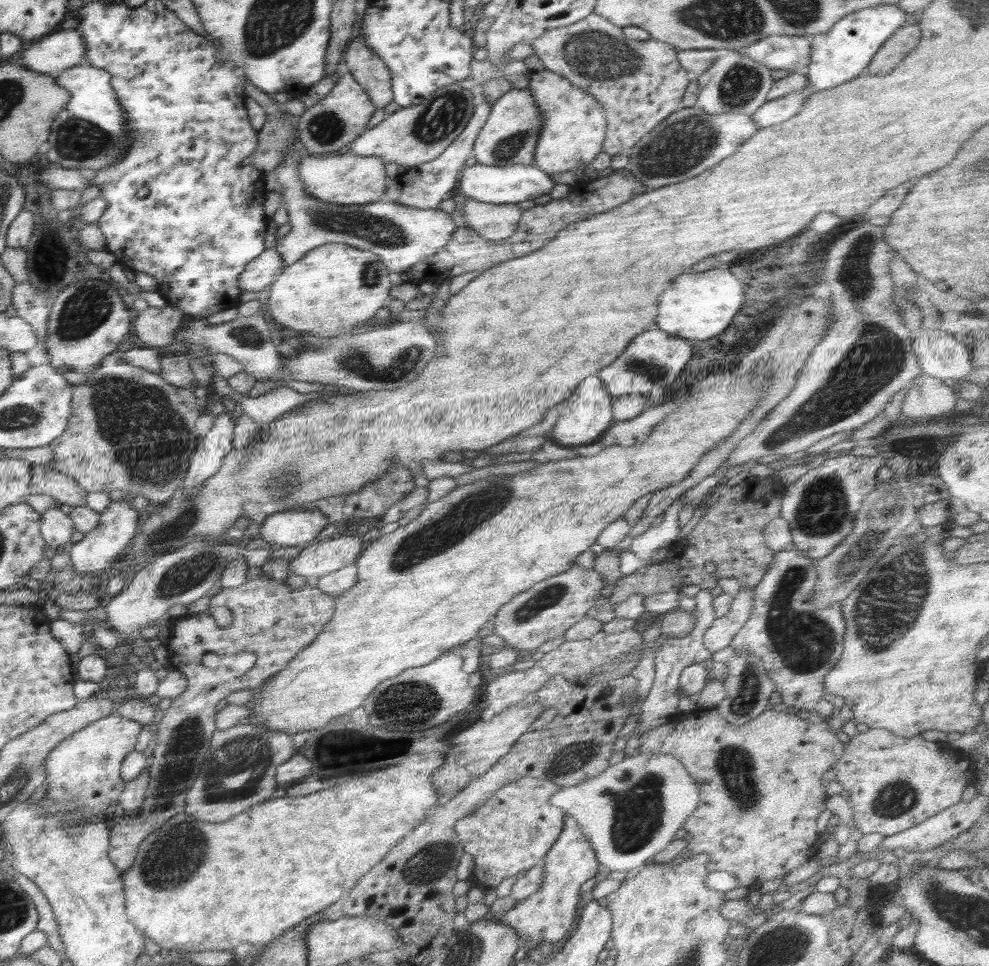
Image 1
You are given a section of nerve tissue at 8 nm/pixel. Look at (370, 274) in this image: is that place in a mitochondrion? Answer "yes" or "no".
yes

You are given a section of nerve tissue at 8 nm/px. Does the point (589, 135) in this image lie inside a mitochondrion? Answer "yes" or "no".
no

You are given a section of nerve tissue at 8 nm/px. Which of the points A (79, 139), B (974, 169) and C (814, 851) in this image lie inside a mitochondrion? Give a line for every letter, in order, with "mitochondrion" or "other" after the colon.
A: mitochondrion
B: mitochondrion
C: other

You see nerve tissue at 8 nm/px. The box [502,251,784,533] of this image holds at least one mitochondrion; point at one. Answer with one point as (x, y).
(650, 369)

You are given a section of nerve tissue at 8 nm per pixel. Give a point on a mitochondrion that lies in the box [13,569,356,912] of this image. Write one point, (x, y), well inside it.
(239, 768)

